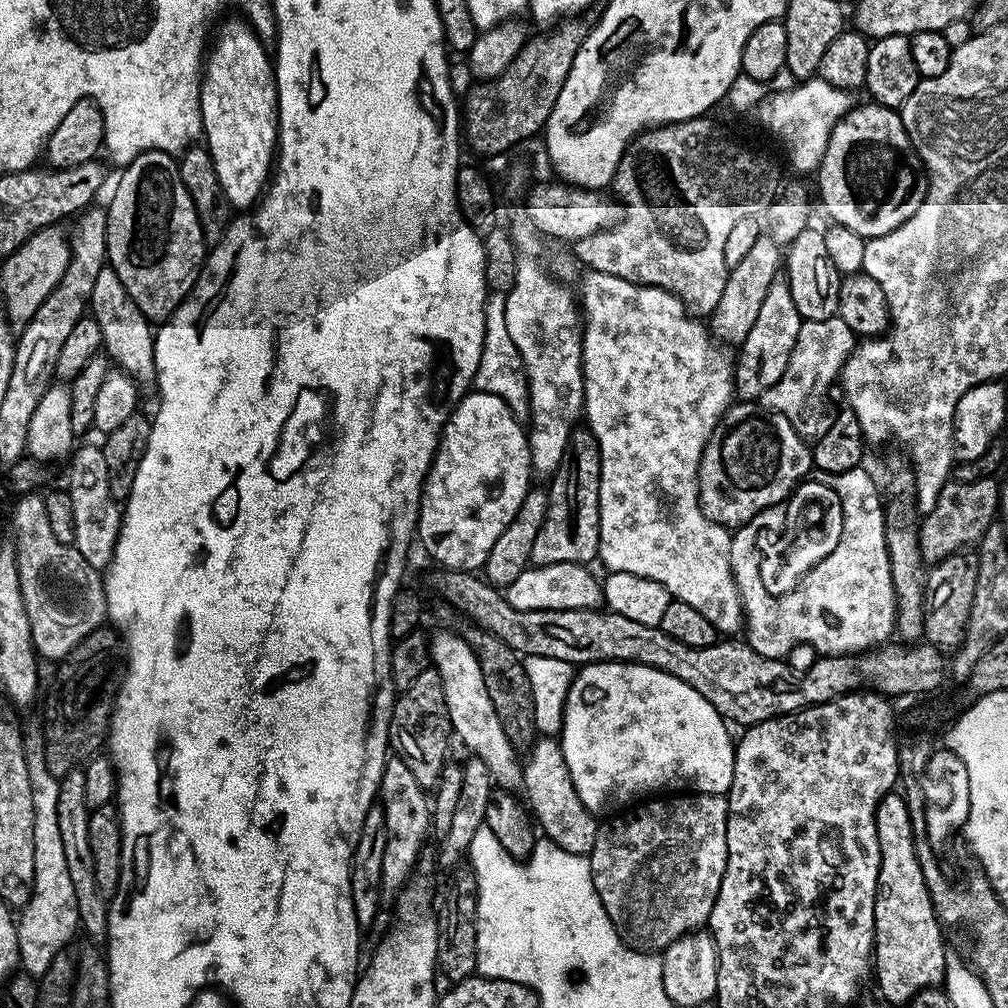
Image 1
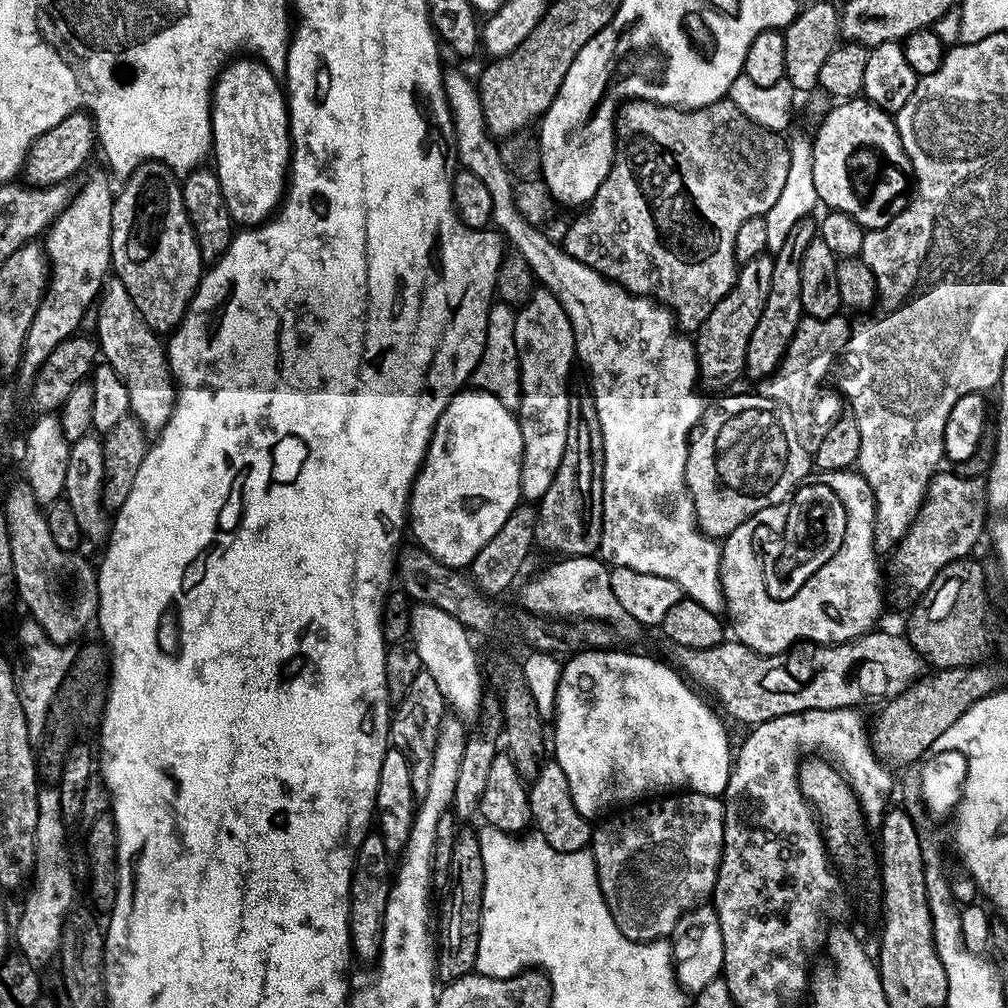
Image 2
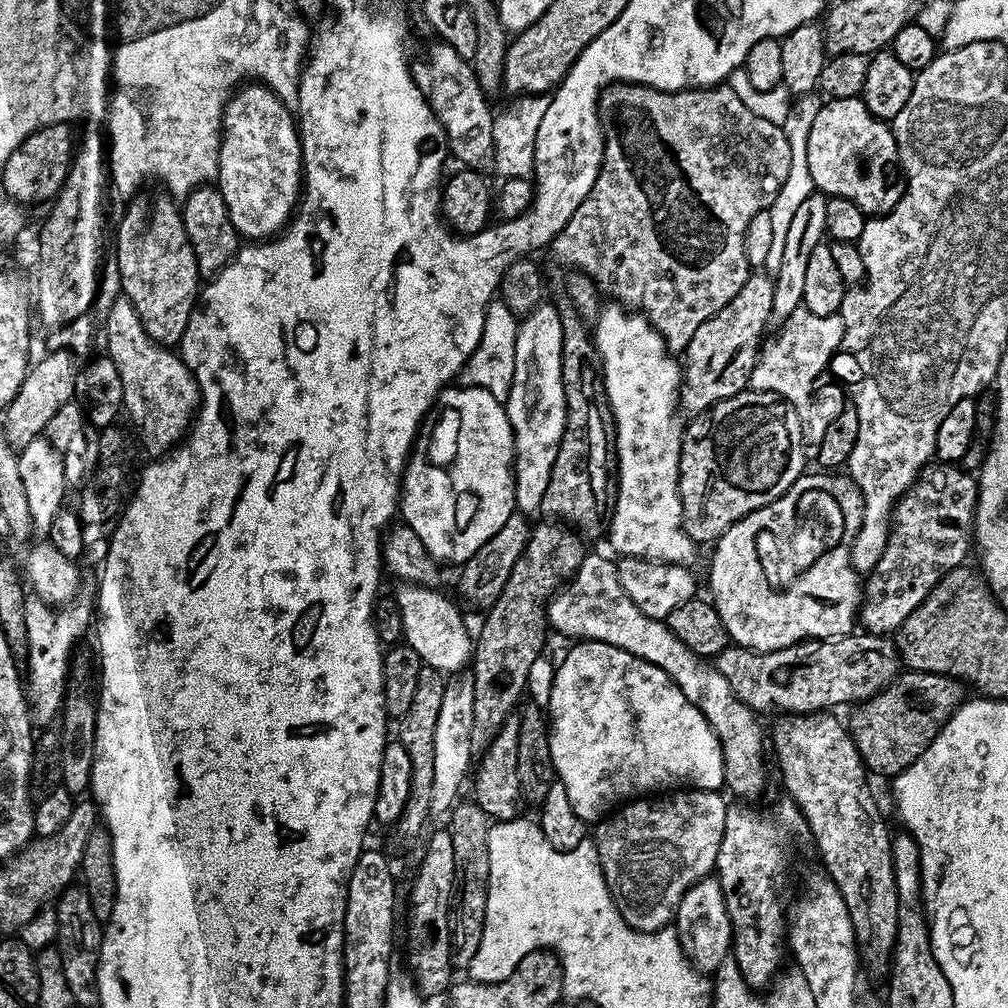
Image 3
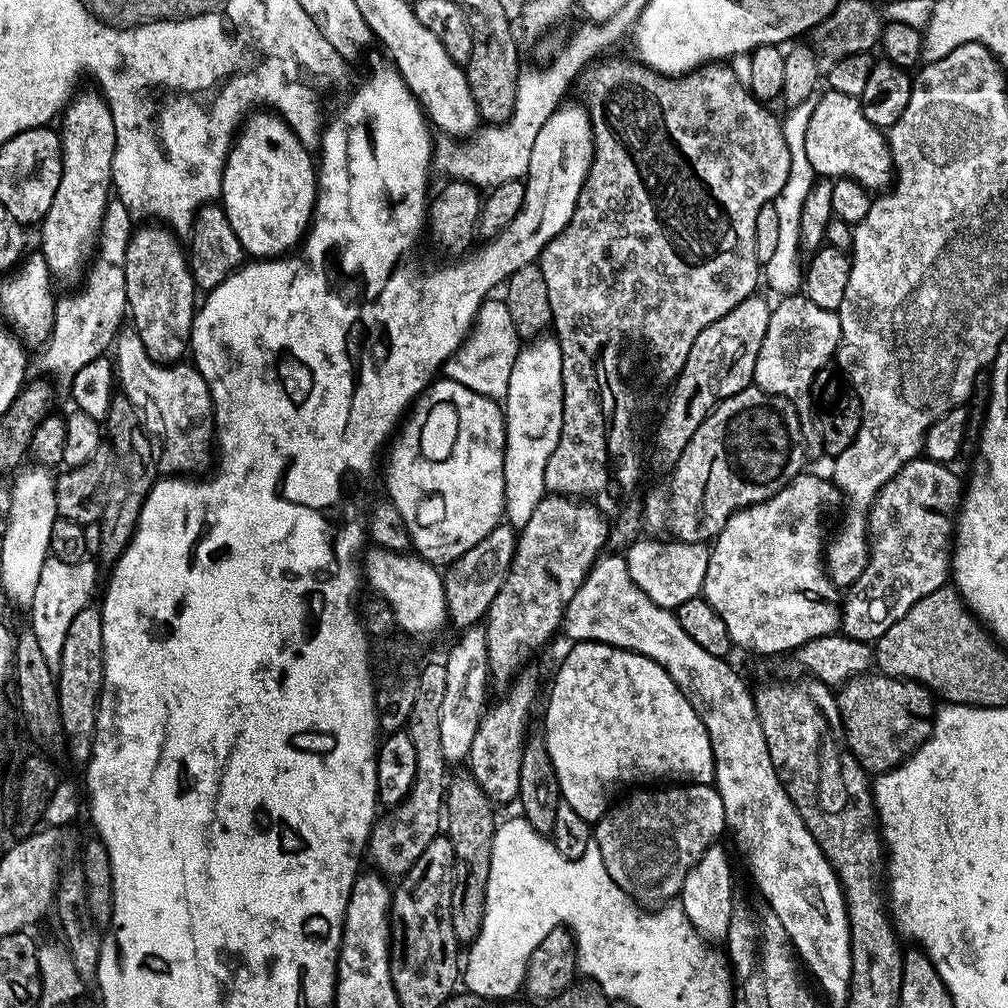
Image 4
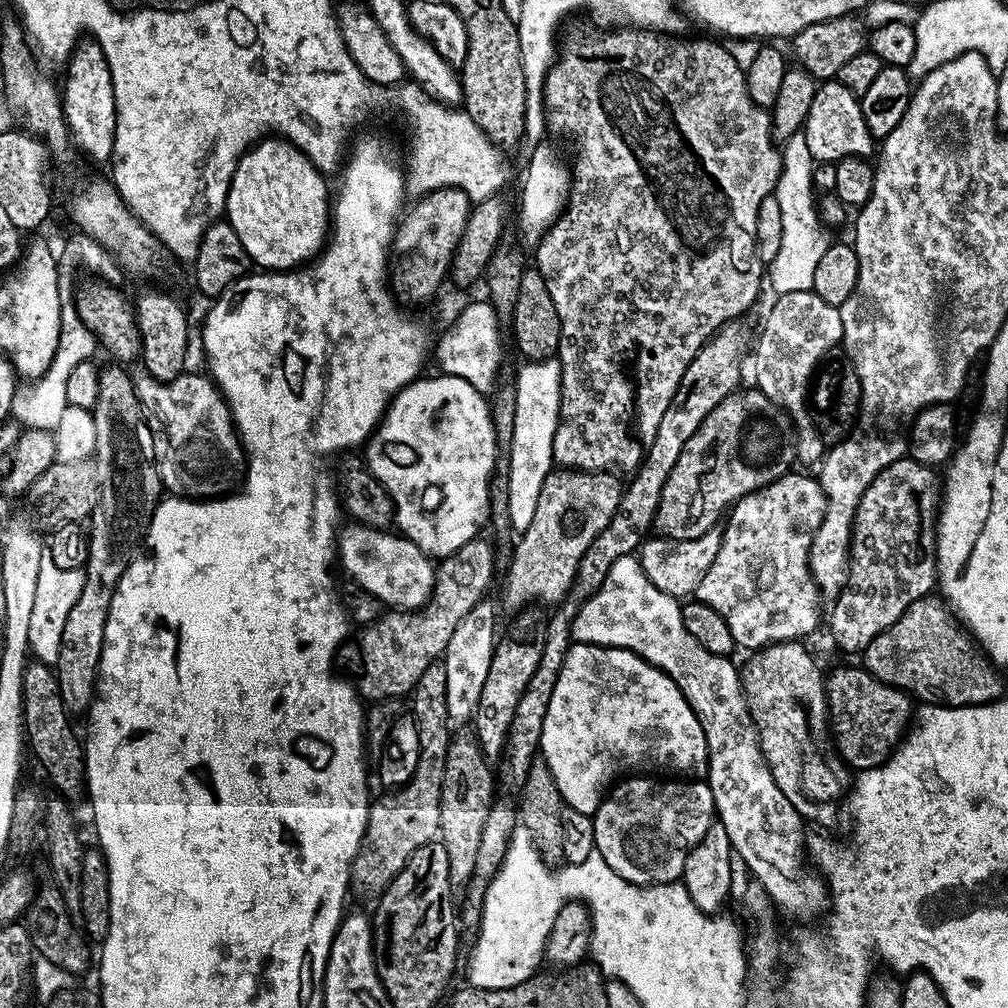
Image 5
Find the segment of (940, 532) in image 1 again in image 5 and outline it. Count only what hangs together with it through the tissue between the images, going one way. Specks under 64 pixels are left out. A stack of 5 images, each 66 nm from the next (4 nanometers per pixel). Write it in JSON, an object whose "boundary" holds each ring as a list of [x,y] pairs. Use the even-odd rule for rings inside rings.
{"boundary":[[[911,458],[890,462],[866,486],[858,502],[852,523],[852,550],[848,565],[848,581],[832,608],[832,636],[844,652],[863,653],[864,647],[882,630],[886,630],[920,596],[927,596],[937,587],[936,579],[936,518],[942,499],[942,480],[937,469],[928,468]]]}

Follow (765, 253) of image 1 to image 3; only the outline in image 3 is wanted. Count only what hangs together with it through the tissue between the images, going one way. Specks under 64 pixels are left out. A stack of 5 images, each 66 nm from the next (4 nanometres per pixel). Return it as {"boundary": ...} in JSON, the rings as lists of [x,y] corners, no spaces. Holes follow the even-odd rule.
{"boundary":[[[764,270],[753,271],[742,290],[738,290],[738,294],[718,310],[718,314],[694,330],[694,338],[690,338],[682,353],[678,405],[681,413],[689,412],[687,415],[695,418],[707,412],[712,405],[748,388],[748,379],[762,351],[764,327],[770,324],[773,301],[773,277]]]}

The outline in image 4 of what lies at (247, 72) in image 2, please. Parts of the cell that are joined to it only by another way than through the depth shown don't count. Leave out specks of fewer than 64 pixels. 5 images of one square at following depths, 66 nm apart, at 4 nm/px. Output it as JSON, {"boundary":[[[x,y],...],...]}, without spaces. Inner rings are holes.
{"boundary":[[[253,111],[241,124],[224,163],[220,200],[249,257],[279,258],[303,241],[316,208],[317,167],[310,149],[275,112]]]}

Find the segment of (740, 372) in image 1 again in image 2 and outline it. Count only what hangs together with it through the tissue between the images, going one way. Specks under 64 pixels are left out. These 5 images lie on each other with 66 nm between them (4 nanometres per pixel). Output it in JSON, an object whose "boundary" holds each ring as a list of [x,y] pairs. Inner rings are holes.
{"boundary":[[[805,218],[800,220],[786,236],[786,241],[780,250],[774,253],[774,271],[770,280],[770,293],[766,298],[766,306],[758,320],[757,326],[750,334],[750,343],[747,346],[745,377],[759,382],[767,379],[775,372],[781,359],[784,357],[790,341],[793,340],[797,327],[804,317],[804,307],[801,298],[801,264],[806,247],[817,239],[818,224],[815,219]]]}

